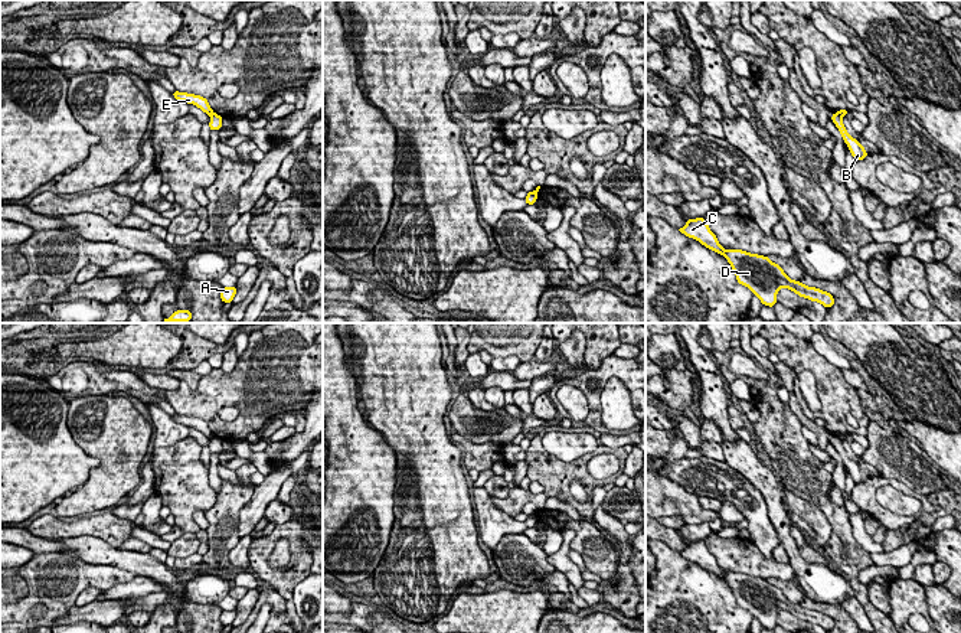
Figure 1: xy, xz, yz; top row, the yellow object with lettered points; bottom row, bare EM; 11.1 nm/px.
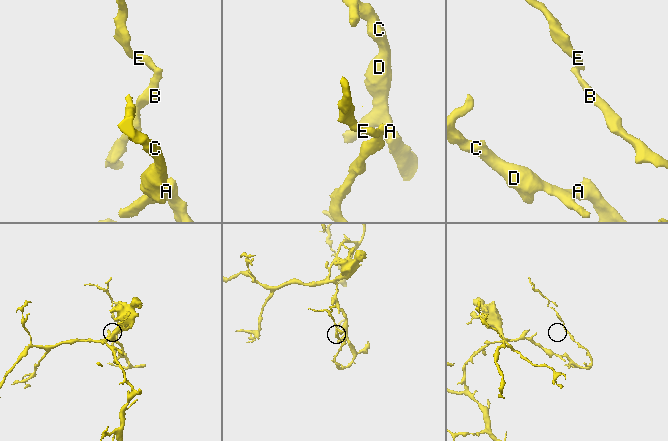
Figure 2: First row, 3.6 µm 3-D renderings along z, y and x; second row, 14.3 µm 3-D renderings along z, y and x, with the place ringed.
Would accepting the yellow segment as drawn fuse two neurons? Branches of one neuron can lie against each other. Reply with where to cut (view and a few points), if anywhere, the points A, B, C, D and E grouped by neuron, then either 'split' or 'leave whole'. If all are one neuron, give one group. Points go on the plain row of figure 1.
cut in xy along (213, 436), (211, 439); A B C D / E; split

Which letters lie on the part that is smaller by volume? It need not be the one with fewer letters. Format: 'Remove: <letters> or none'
Remove: E

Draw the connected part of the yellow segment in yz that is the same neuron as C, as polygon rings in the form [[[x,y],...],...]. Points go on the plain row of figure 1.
[[[705,541],[687,542],[687,546],[679,554],[719,578],[725,578],[736,597],[738,606],[758,619],[764,629],[775,629],[779,611],[790,611],[800,620],[817,624],[827,632],[834,627],[834,620],[830,616],[791,603],[784,593],[768,580],[742,572],[723,572]]]

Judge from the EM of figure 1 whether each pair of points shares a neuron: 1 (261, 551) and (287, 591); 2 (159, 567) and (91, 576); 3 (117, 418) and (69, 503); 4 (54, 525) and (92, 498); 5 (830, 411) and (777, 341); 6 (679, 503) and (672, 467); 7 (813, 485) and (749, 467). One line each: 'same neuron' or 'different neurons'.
1: same neuron
2: different neurons
3: same neuron
4: different neurons
5: same neuron
6: different neurons
7: different neurons

